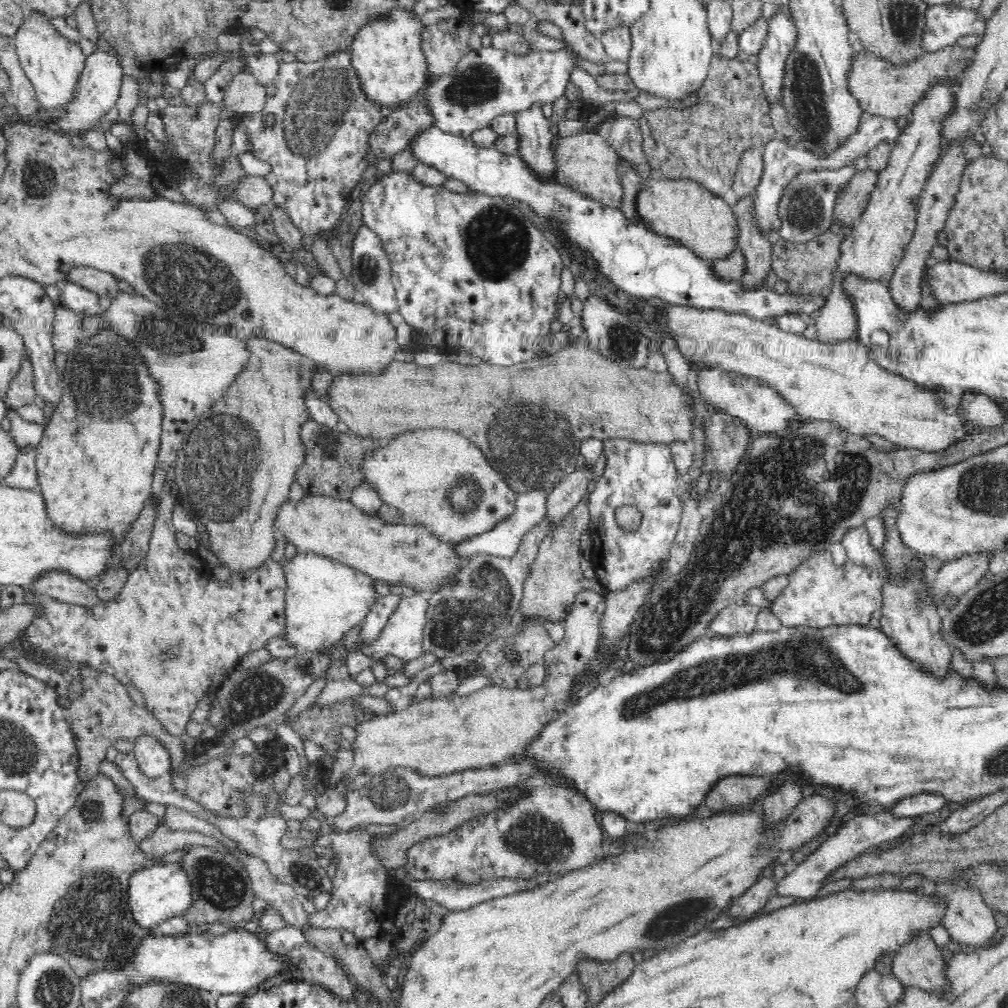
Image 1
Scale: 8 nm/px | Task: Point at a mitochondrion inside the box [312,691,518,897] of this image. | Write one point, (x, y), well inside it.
(392, 796)

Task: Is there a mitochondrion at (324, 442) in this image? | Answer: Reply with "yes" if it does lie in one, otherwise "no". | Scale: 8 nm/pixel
yes

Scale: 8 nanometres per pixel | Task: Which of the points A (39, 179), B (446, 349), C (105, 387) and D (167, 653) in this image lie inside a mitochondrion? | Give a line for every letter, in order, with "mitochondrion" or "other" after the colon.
A: mitochondrion
B: other
C: mitochondrion
D: mitochondrion

